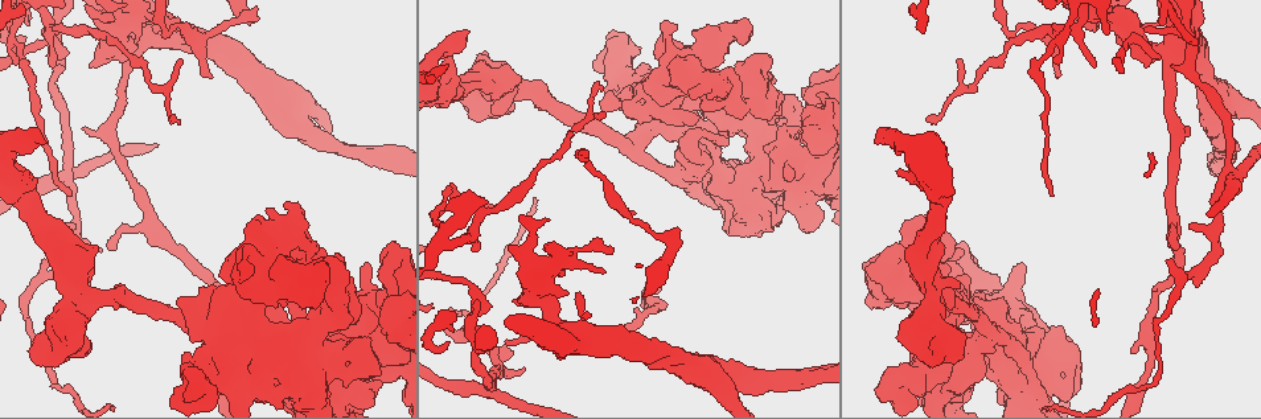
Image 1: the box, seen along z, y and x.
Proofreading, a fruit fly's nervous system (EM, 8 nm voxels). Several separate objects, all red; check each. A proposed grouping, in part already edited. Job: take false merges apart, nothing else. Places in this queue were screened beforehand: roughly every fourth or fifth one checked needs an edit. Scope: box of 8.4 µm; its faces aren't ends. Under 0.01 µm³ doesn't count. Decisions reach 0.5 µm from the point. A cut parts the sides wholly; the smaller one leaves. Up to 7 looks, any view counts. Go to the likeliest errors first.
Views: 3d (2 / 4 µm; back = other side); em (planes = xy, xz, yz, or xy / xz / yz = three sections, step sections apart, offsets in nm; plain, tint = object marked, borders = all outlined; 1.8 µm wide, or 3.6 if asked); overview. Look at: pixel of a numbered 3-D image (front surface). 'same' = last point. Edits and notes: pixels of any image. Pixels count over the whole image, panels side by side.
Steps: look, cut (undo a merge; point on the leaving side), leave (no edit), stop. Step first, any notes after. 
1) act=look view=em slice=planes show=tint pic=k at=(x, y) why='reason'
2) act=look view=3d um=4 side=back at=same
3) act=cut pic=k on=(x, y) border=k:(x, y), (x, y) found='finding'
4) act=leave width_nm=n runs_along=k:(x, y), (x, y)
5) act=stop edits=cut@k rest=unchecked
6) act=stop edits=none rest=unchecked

act=look view=3d um=2 pic=1 at=(68, 176) why='looks like a crossing'

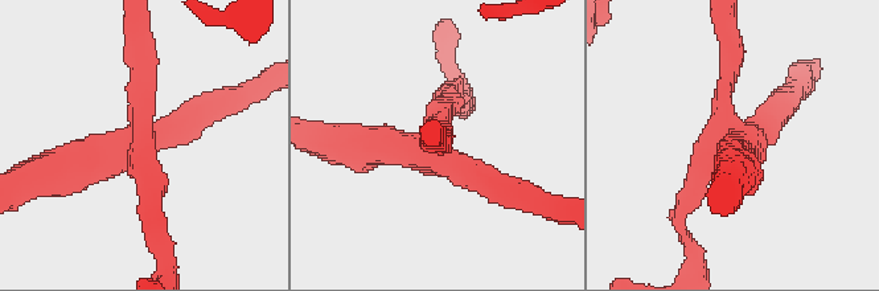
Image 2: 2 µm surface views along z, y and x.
act=look view=em um=3.6 slice=planes show=tint pic=2 at=(725, 133) arms=4

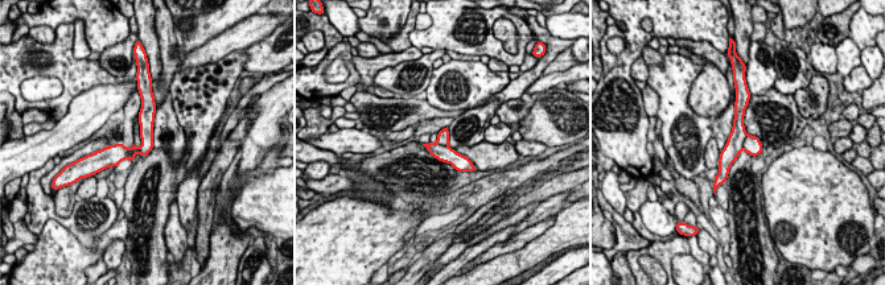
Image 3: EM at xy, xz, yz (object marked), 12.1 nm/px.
act=cut pic=3 on=(752, 144) border=3:(746, 133), (743, 148) found='two neurons meet here'

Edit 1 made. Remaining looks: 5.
act=look view=overview why='redraw'

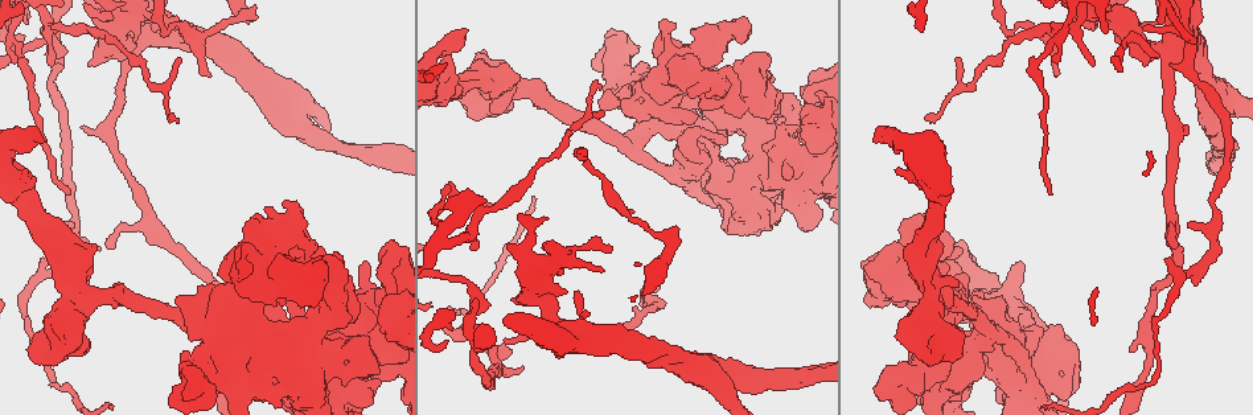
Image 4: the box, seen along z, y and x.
act=look view=3d um=4 pic=4 at=(319, 366) why='touches itself'

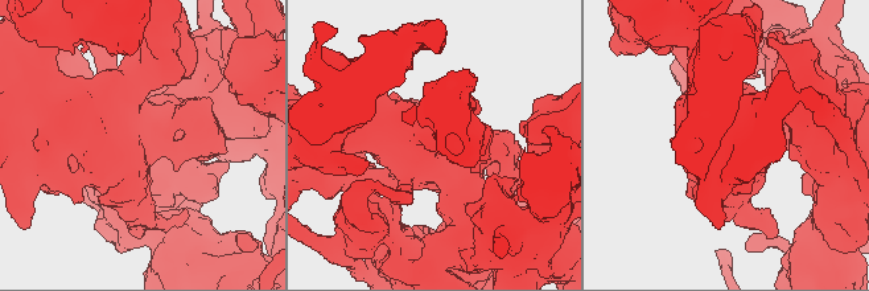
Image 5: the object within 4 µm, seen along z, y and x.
act=look view=em um=3.6 slice=xy step=8 show=tint pic=5 at=(138, 143) why='shape alone is not enough'

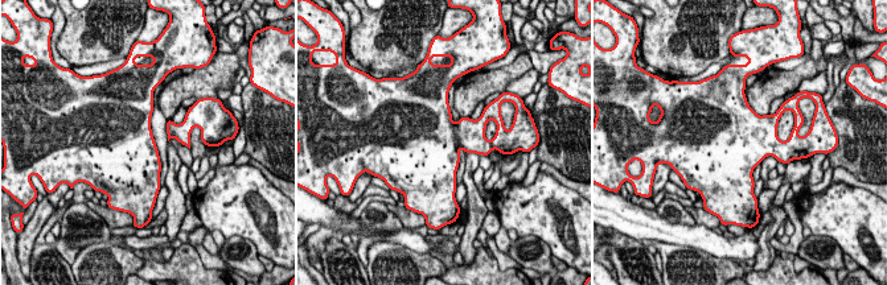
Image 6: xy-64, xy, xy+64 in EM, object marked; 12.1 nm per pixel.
act=leave found='continuous, no second neuron'

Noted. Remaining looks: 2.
act=look view=3d um=4 pic=4 at=(49, 25) why='sudden change in width'

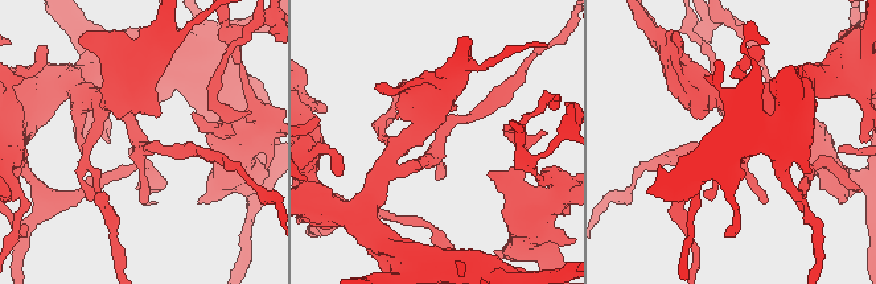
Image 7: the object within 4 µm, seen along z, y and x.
act=look view=em slice=planes show=tint pic=7 at=(439, 147)

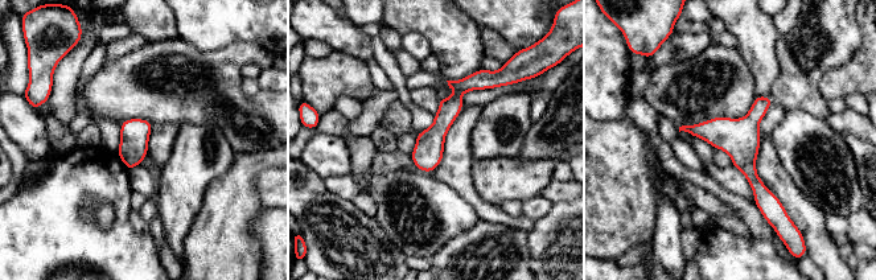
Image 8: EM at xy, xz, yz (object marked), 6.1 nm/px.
act=leave runs_along=8:(687, 128), (716, 131), (773, 208) found='one neuron here'

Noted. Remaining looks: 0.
act=stop edits=cut@3 rest=unchecked

